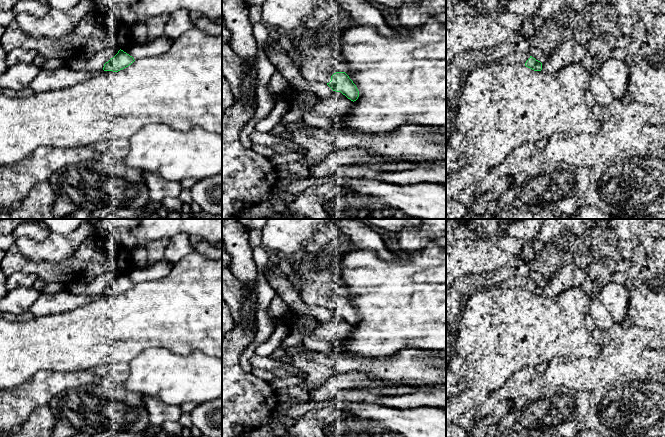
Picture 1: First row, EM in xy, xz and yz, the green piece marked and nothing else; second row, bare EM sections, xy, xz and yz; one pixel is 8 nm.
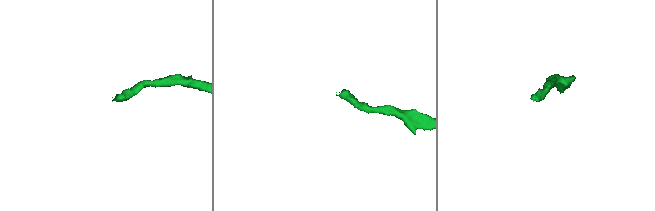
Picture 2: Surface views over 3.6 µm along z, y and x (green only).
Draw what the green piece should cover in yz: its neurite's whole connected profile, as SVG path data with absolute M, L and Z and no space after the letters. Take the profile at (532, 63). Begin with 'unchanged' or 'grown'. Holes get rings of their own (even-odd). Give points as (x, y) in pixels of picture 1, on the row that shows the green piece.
grown; M507 50L500 61L503 65L525 65L526 67L534 70L541 71L542 63L528 53L518 53L514 50Z

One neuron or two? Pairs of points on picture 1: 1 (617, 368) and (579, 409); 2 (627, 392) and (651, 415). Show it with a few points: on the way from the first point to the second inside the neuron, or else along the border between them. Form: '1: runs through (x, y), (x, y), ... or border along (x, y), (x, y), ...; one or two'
1: border along (559, 389), (576, 390), (582, 394); two
2: runs through (633, 398), (645, 409); one

